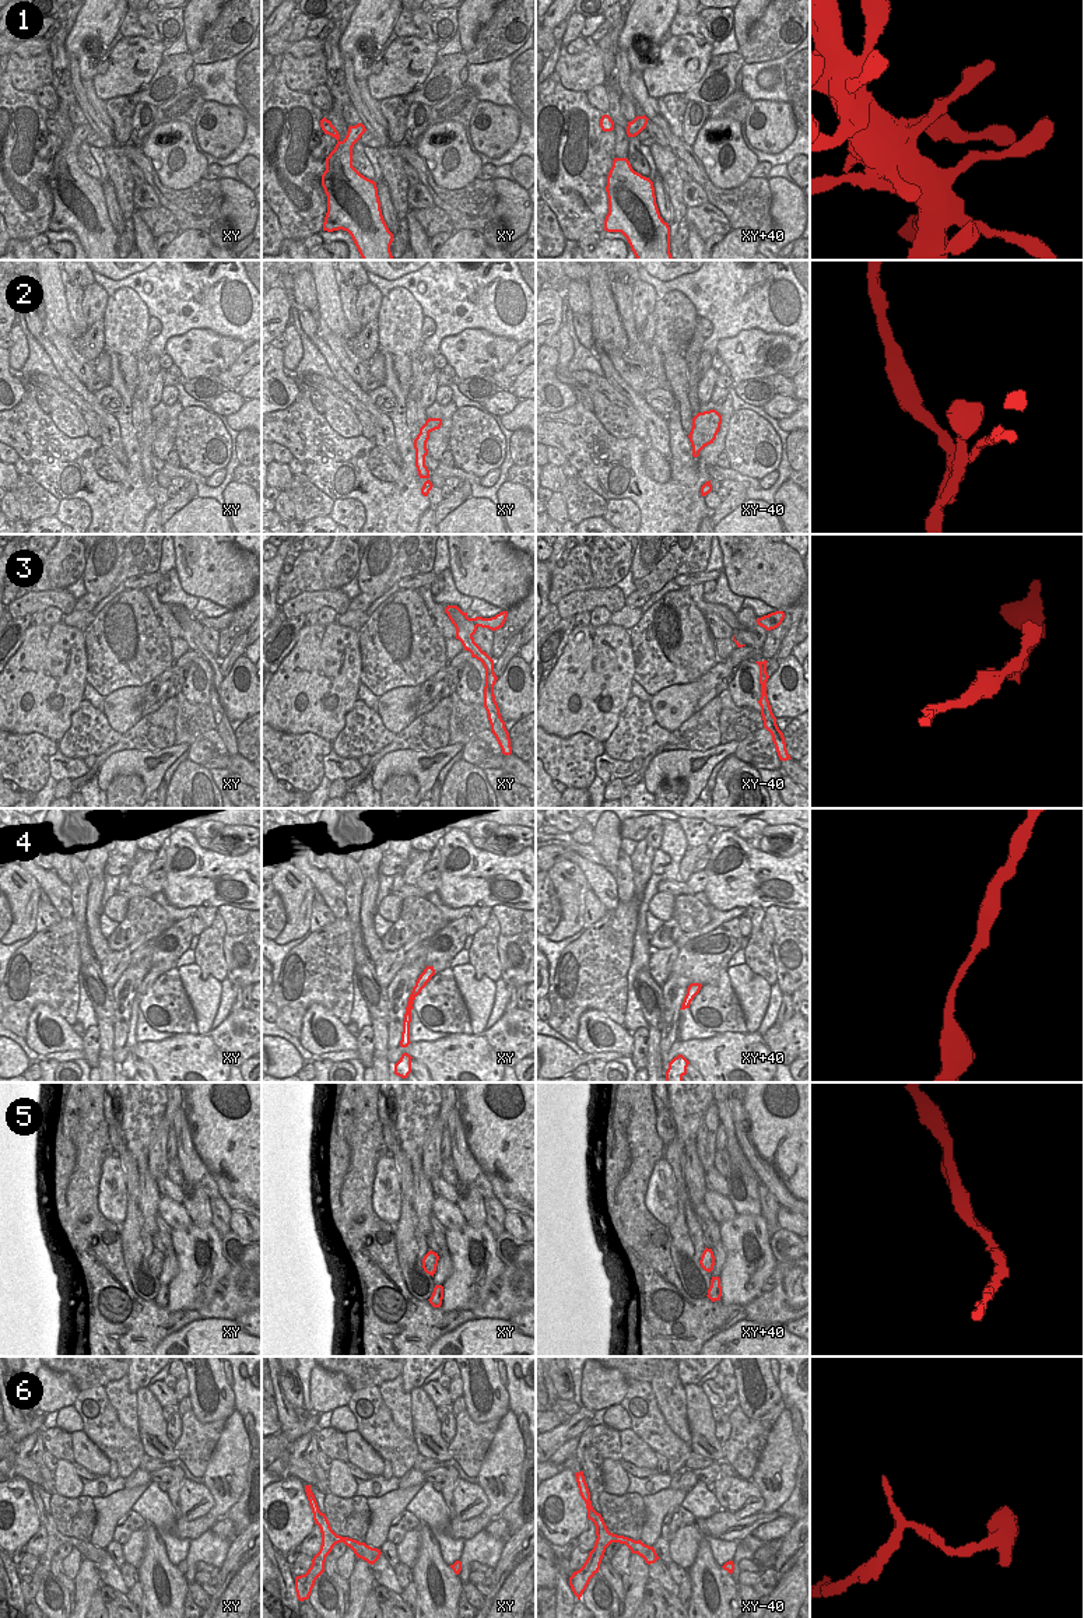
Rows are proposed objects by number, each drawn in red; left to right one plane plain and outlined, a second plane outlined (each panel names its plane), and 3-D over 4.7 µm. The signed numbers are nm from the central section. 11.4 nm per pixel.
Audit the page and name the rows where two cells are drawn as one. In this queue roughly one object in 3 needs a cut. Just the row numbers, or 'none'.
3, 5

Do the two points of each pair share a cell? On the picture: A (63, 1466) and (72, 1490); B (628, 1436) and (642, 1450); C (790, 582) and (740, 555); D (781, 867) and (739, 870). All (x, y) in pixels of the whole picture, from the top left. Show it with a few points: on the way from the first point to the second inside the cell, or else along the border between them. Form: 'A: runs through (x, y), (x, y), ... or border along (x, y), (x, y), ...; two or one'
A: runs through (65, 1471), (69, 1484); one
B: runs through (631, 1439), (639, 1448); one
C: runs through (778, 576), (753, 564); one
D: runs through (771, 867), (749, 869); one

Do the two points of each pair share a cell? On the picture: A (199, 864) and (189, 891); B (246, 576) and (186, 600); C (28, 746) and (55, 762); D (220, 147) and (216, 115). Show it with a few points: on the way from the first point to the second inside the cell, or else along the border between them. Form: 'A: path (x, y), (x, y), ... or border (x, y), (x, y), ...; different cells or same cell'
A: path (199, 871), (189, 884); same cell
B: border (175, 569), (181, 588), (197, 597); different cells
C: border (58, 748), (49, 758), (49, 775); different cells
D: path (220, 139), (217, 123); same cell

